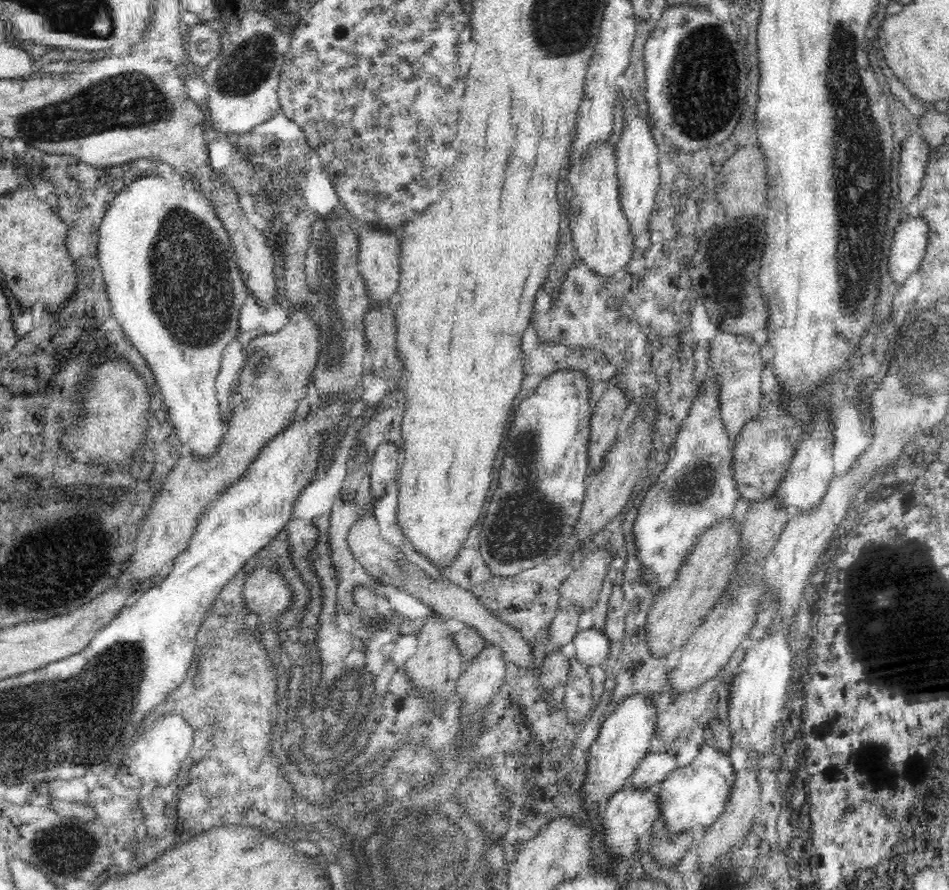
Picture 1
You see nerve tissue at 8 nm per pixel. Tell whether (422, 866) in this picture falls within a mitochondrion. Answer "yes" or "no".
yes

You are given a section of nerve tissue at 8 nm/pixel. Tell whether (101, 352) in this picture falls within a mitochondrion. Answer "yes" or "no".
no

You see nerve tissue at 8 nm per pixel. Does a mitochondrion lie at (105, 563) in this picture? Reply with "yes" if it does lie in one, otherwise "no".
yes

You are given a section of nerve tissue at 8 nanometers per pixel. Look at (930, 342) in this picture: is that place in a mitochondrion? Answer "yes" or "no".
yes

